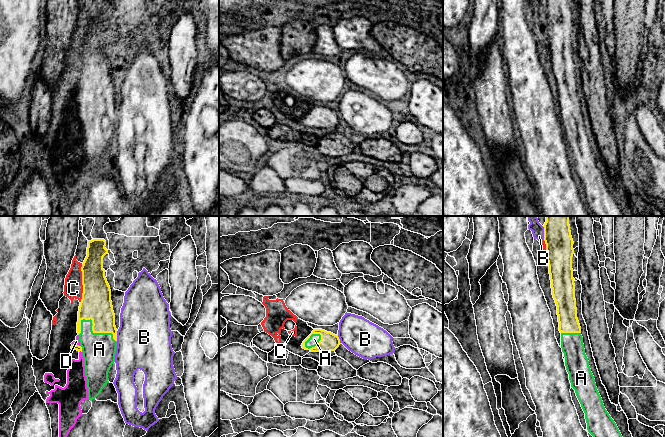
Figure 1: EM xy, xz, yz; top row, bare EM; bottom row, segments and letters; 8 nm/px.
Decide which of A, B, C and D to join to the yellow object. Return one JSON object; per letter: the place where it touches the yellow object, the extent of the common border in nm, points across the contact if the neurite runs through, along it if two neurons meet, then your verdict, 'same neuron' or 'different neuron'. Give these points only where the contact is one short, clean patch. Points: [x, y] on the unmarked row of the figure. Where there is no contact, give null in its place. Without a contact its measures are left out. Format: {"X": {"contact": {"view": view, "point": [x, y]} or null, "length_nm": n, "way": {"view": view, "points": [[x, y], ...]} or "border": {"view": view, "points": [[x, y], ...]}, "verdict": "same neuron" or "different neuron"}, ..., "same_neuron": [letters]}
{"A": {"contact": {"view": "xy", "point": [95, 108]}, "length_nm": 340, "way": {"view": "xy", "points": [[96, 80], [95, 108], [99, 125]]}, "verdict": "same neuron"}, "B": {"contact": {"view": "yz", "point": [544, 9]}, "length_nm": 110, "verdict": "different neuron"}, "C": {"contact": {"view": "xy", "point": [82, 60]}, "length_nm": 300, "verdict": "different neuron"}, "D": {"contact": {"view": "xy", "point": [80, 126]}, "length_nm": 30, "verdict": "different neuron"}, "same_neuron": ["A"]}

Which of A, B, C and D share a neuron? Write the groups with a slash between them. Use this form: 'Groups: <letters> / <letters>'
Groups: A / B / C D

